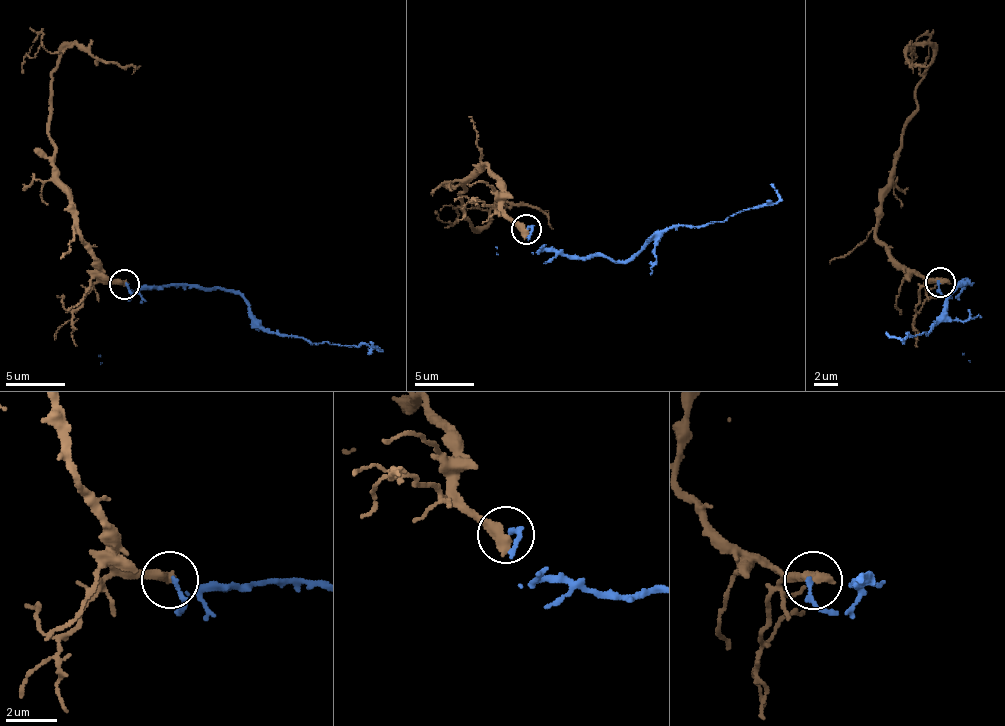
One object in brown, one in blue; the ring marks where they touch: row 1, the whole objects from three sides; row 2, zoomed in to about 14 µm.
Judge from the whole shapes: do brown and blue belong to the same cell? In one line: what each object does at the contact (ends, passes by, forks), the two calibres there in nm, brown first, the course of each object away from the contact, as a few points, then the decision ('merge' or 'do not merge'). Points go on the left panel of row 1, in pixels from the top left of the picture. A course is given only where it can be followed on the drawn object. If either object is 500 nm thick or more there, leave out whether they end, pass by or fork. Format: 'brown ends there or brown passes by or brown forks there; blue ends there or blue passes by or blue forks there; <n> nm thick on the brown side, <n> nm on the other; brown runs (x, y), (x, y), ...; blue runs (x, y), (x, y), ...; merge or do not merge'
500 nm thick on the brown side, 180 nm on the other; brown runs (125, 285), (100, 274), (48, 134), (56, 63), (74, 42), (52, 54), (41, 33), (22, 72); blue runs (125, 285), (129, 300), (141, 300), (138, 291), (165, 285), (231, 289), (271, 332), (380, 348), (370, 342); do not merge

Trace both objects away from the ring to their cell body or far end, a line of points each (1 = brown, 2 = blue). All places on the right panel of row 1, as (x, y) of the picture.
1: (939, 283), (911, 275), (876, 237), (933, 52), (927, 43), (913, 56), (926, 35), (918, 75)
2: (939, 283), (939, 291), (951, 297), (967, 281), (951, 293), (948, 307), (926, 334), (897, 338), (885, 332)

